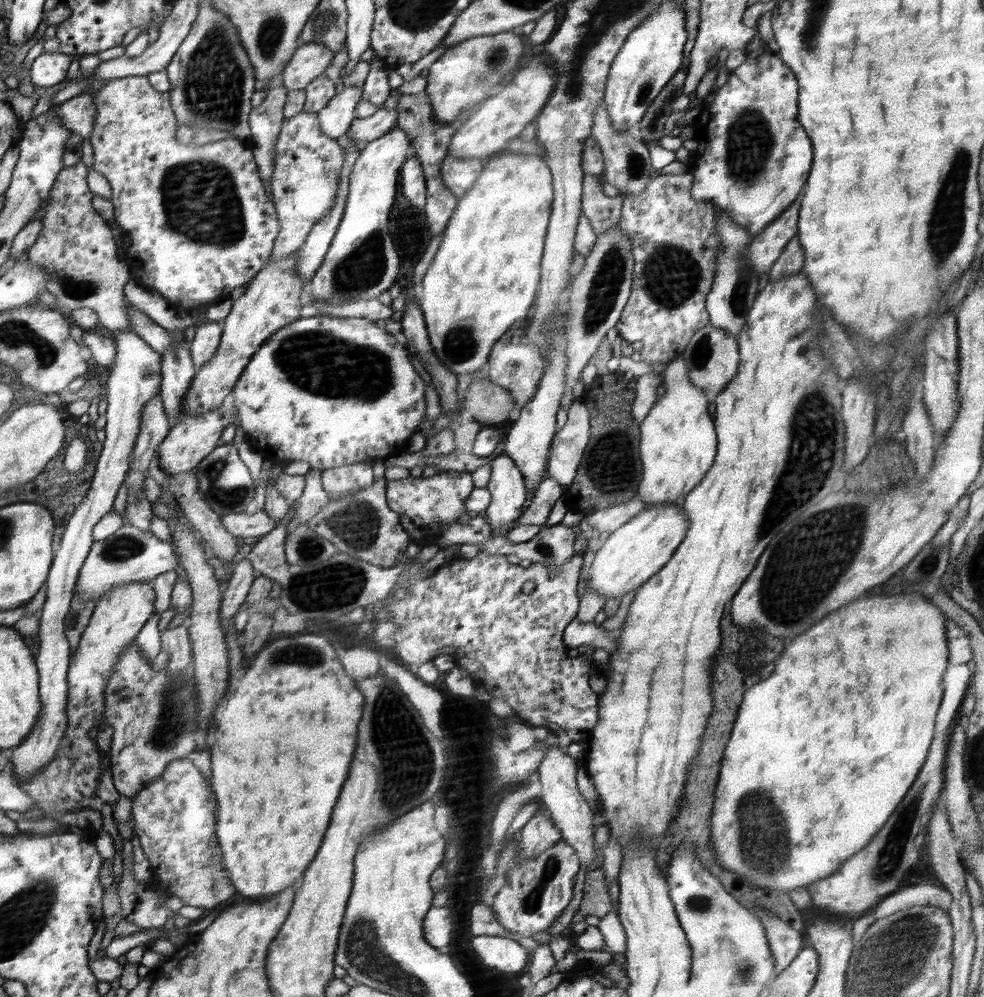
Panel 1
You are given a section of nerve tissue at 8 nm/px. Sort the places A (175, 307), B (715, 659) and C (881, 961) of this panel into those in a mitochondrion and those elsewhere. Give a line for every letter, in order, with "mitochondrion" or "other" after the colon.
A: other
B: other
C: mitochondrion

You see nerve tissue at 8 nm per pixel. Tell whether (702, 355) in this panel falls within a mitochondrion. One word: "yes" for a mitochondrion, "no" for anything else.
yes

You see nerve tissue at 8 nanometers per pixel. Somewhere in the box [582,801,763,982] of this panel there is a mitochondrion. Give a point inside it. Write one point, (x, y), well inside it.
(702, 905)

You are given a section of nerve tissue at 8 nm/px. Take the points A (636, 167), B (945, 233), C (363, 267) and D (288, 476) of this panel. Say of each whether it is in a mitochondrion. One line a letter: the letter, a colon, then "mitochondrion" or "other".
A: mitochondrion
B: mitochondrion
C: mitochondrion
D: other

